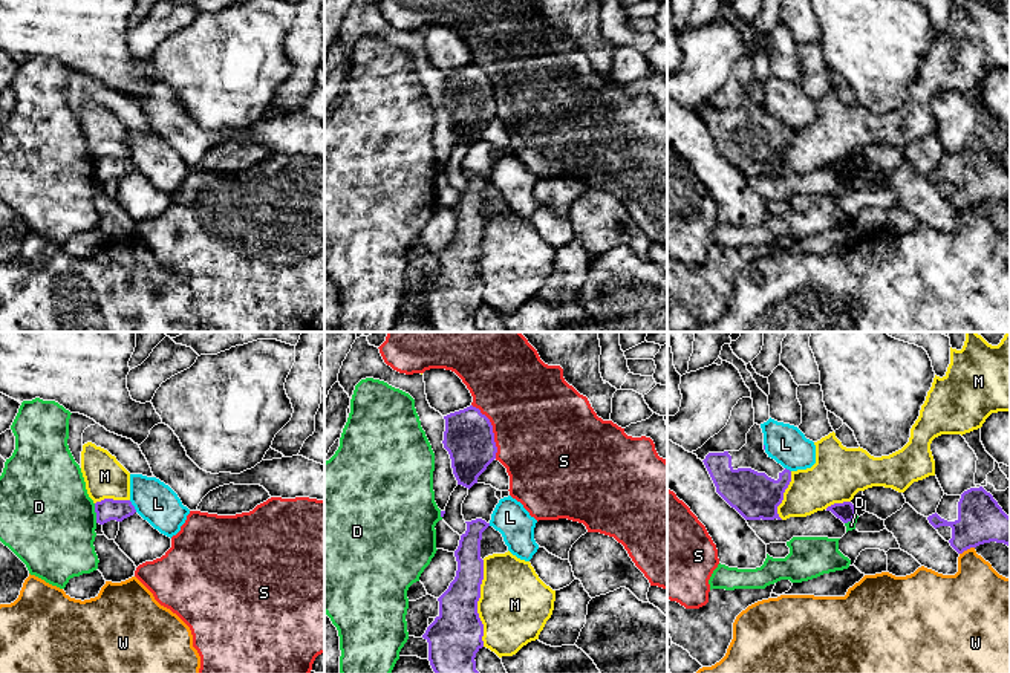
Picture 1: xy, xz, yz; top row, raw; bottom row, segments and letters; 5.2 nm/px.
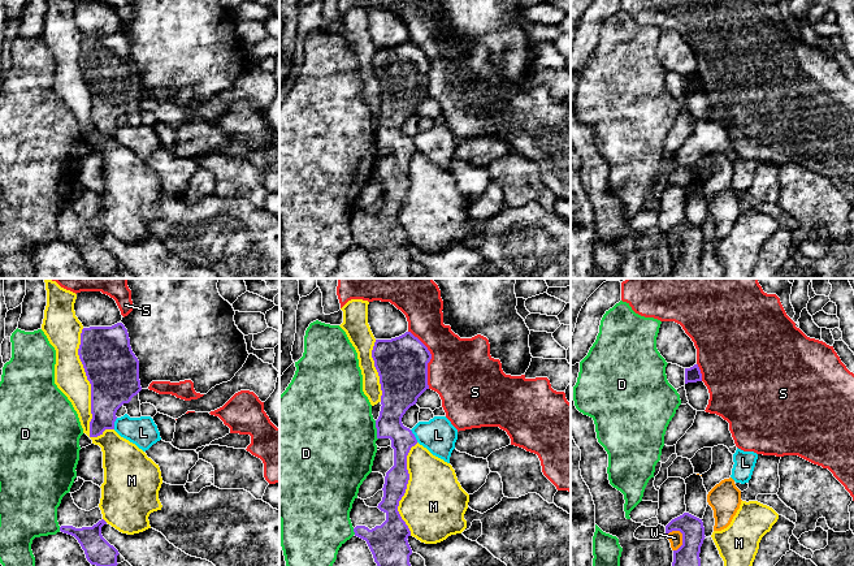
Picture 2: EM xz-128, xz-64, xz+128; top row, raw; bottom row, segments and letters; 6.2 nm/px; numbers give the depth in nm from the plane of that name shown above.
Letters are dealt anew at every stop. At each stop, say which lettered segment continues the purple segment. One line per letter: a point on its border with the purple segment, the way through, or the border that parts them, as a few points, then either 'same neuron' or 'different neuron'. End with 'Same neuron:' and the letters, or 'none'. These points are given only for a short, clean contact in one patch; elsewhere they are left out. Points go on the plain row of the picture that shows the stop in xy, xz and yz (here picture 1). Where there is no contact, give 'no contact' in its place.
D: xy (95, 169) | different neuron
L: xy (133, 164) | different neuron
M: xz (476, 260) | different neuron
S: xz (491, 87) | along xz (472, 61), (491, 83), (496, 115) | different neuron
W: yz (966, 207) | different neuron
Same neuron: none

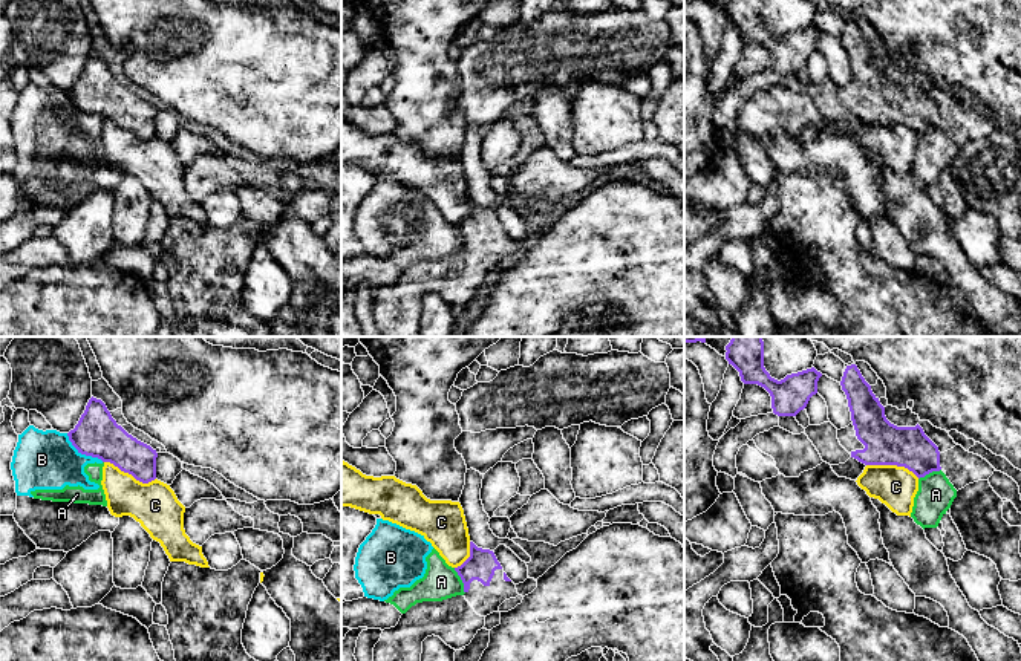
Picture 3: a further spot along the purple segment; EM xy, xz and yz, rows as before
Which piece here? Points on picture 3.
A: xz (461, 236) | along xz (453, 225), (464, 250) | different neuron
B: xy (83, 110) | along xy (66, 91), (68, 97), (81, 110), (103, 118) | different neuron
C: yz (893, 121) | different neuron
Same neuron: none

